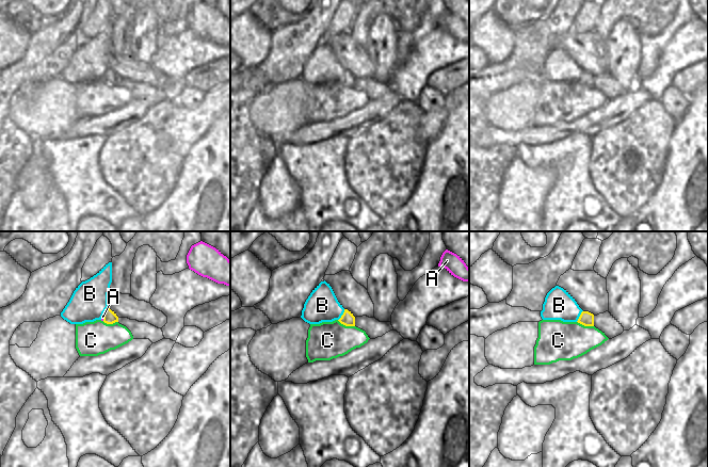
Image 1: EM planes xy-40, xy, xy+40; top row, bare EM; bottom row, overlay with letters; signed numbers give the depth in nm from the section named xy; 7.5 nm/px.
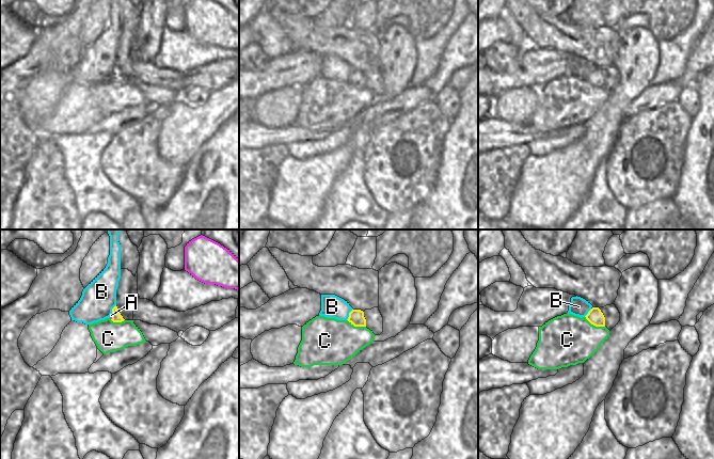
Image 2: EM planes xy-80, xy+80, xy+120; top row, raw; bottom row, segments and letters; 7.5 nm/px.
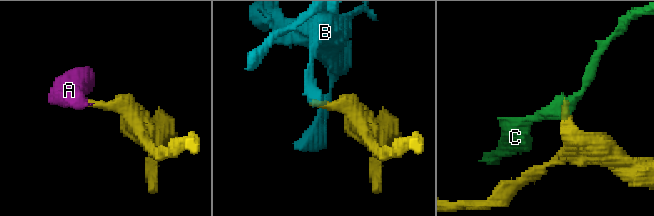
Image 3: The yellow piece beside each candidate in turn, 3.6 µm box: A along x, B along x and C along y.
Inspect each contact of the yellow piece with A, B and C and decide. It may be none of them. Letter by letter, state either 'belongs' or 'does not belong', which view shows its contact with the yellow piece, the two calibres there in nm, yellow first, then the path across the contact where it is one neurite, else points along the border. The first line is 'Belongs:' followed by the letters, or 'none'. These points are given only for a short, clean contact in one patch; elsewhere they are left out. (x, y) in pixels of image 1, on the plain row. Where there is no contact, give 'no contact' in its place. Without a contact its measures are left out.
Belongs: A
A: belongs; meets yellow in xy-40; 100 nm thick on the yellow side, 20 nm on the other; runs through xy-40 (109, 78), (103, 79), (102, 78)
B: does not belong; meets yellow in xy; 100 nm thick on the yellow side, 240 nm on the other; border along xy (344, 70), (338, 81)
C: does not belong; meets yellow in xy; 100 nm thick on the yellow side, 280 nm on the other; border along xy (337, 81), (346, 86), (354, 87)

